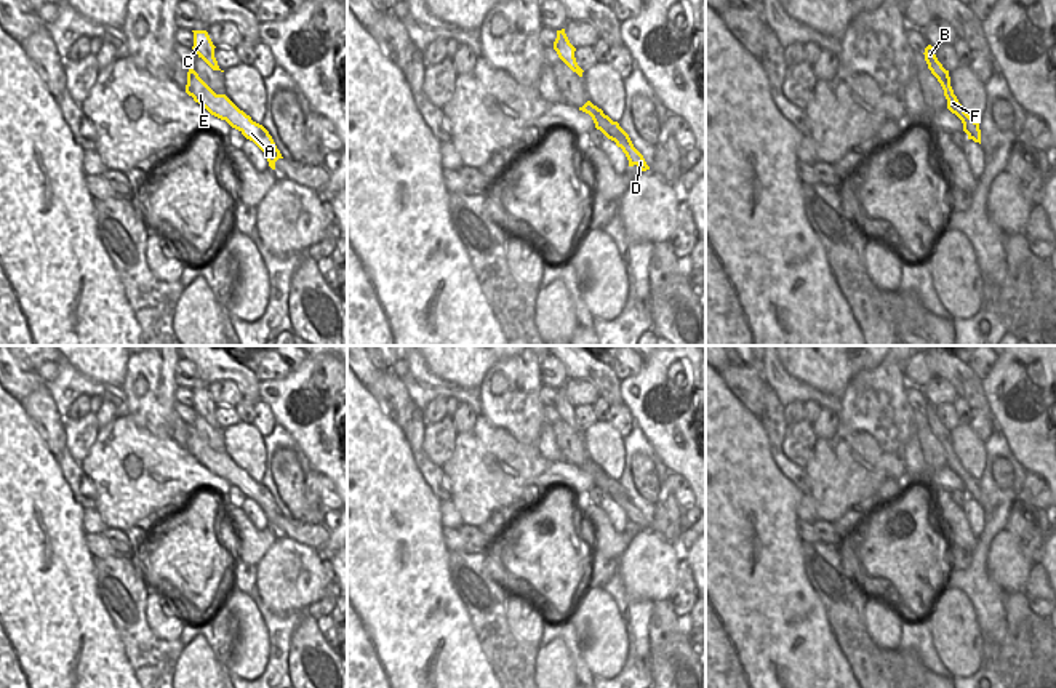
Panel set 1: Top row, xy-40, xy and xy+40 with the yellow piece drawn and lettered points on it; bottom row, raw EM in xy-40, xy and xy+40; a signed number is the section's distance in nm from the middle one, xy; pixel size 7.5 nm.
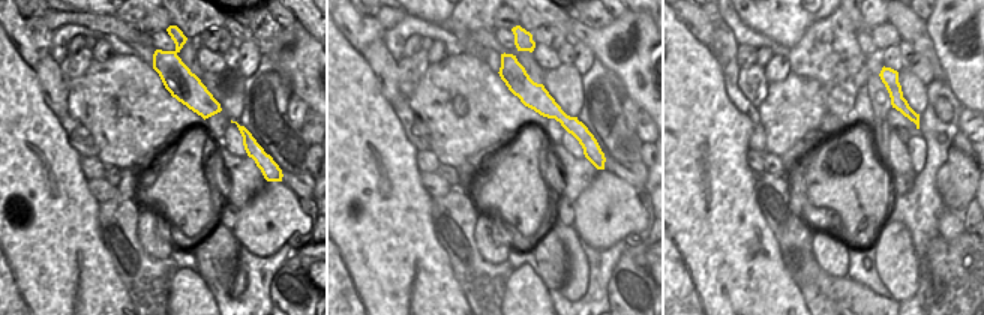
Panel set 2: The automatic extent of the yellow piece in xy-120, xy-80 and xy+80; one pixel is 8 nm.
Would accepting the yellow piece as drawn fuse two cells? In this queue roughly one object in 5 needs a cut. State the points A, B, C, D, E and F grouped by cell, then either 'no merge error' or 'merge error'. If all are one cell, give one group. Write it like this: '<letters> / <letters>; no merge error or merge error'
A D E / B C F; merge error

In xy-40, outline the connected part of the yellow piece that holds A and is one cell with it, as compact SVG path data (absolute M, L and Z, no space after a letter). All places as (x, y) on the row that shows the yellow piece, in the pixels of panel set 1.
M194 66L187 72L186 93L194 98L211 115L226 120L232 128L238 130L246 139L253 141L266 155L269 166L275 170L275 162L283 158L277 149L269 131L251 120L243 110L240 110L226 94L216 94L194 70Z

